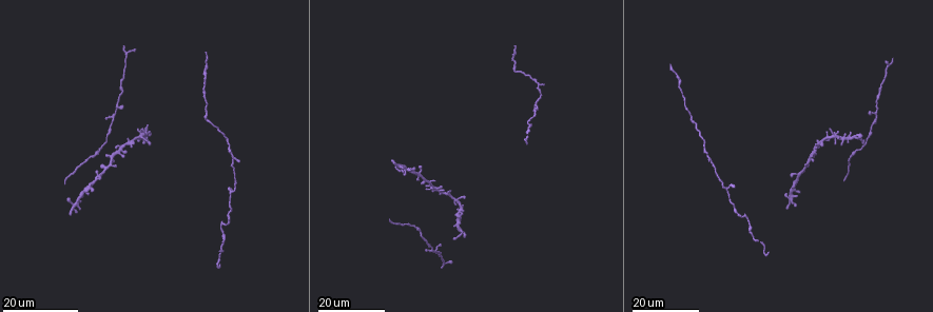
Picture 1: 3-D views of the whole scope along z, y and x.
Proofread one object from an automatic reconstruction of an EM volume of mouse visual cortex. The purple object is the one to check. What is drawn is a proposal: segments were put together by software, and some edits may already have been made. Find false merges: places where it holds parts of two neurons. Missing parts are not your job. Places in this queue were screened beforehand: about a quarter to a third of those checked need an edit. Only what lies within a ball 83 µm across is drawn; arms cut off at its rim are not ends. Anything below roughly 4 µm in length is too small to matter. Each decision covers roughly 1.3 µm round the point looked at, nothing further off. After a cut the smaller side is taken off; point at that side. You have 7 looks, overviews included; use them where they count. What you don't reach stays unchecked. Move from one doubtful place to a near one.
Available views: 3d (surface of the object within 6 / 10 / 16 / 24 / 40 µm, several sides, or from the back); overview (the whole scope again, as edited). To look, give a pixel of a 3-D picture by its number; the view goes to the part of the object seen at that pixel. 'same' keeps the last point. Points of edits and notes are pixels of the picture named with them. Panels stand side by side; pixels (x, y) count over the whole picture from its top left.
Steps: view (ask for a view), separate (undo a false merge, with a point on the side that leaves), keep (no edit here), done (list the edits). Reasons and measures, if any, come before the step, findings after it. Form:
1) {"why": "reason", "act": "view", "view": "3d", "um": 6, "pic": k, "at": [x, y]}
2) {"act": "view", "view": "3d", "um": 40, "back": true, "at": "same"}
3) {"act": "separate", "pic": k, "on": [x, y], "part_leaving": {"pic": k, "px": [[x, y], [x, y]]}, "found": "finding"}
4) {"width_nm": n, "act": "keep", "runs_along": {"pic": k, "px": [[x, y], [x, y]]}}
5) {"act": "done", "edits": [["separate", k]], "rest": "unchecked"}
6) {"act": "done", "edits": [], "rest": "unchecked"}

{"why": "four or more arms meet", "act": "view", "view": "3d", "um": 16, "pic": 1, "at": [454, 199]}

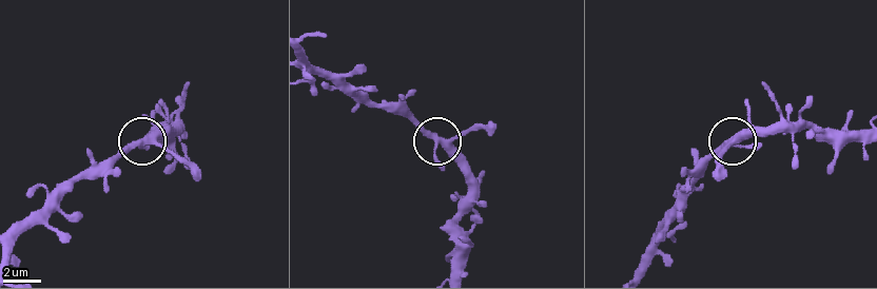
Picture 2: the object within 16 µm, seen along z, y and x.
{"act": "view", "view": "3d", "um": 6, "pic": 2, "at": [444, 145]}

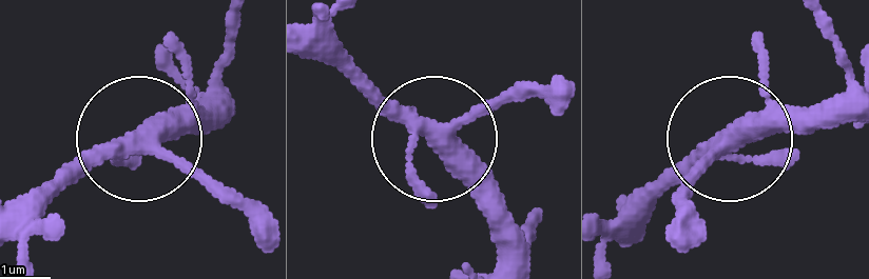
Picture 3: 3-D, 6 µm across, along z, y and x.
{"act": "keep", "runs_along": {"pic": 3, "px": [[264, 238], [130, 142], [33, 225]]}, "found": "all the same neuron"}

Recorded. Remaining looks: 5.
{"why": "sudden change in width", "act": "view", "view": "3d", "um": 16, "pic": 1, "at": [114, 119]}

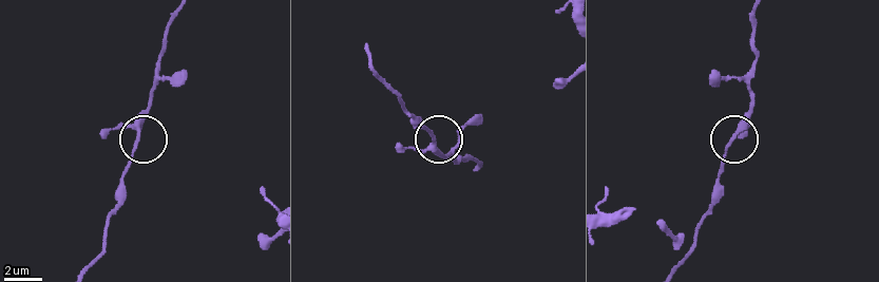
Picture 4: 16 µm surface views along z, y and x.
{"act": "view", "view": "3d", "um": 6, "pic": 4, "at": [433, 135]}

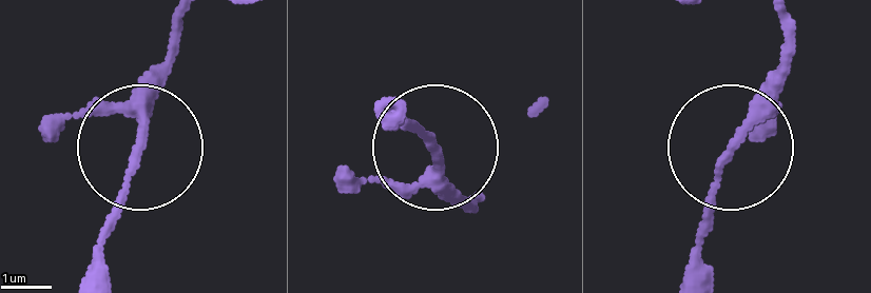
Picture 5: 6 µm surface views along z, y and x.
{"act": "keep", "found": "continuous, no second neuron"}

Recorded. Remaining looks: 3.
{"why": "sudden change in width", "act": "view", "view": "3d", "um": 16, "pic": 1, "at": [734, 206]}

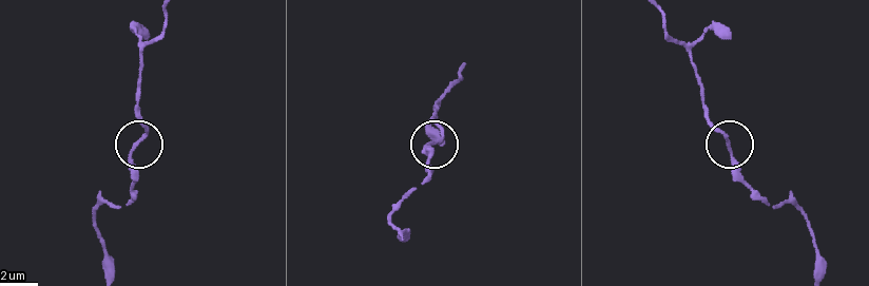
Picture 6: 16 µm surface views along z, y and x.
{"why": "zoom in", "act": "view", "view": "3d", "um": 10, "pic": 6, "at": [732, 152]}

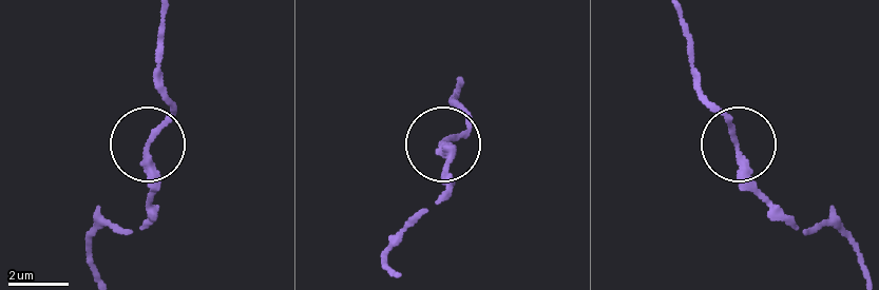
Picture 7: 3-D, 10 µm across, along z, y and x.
{"width_nm": 220, "act": "keep", "found": "all the same neuron"}

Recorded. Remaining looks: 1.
{"act": "done", "edits": [], "rest": "unchecked"}

